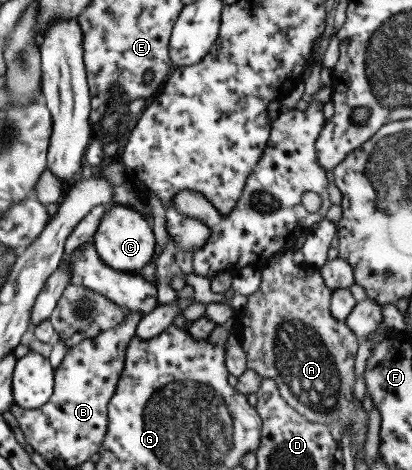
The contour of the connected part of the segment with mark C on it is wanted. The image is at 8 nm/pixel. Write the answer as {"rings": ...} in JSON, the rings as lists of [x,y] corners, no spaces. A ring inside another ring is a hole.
{"rings":[[[122,204],[110,205],[93,235],[93,244],[100,259],[116,271],[138,274],[145,265],[150,263],[155,254],[153,226],[150,226],[149,222],[133,207]]]}

